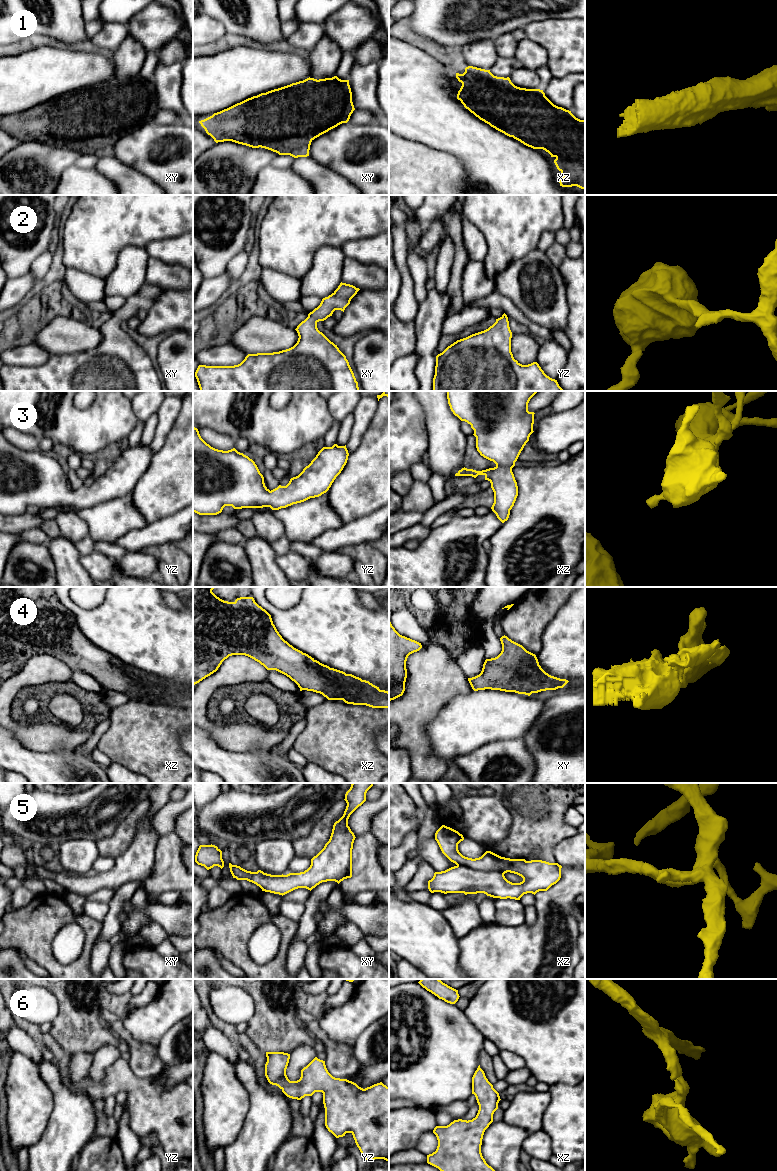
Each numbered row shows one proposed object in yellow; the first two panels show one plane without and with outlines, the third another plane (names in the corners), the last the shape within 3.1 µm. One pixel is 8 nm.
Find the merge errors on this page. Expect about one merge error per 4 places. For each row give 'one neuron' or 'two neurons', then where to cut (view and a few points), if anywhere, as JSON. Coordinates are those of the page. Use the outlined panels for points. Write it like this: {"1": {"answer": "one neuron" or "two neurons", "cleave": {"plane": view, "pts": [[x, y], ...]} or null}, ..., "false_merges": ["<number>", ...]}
{"1": {"answer": "one neuron", "cleave": null}, "2": {"answer": "one neuron", "cleave": null}, "3": {"answer": "one neuron", "cleave": null}, "4": {"answer": "one neuron", "cleave": null}, "5": {"answer": "one neuron", "cleave": null}, "6": {"answer": "one neuron", "cleave": null}, "false_merges": []}

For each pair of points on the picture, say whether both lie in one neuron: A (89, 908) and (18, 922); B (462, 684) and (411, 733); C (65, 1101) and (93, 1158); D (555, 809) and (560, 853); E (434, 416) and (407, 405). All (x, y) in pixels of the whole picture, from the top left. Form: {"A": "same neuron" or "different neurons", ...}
{"A": "different neurons", "B": "same neuron", "C": "different neurons", "D": "different neurons", "E": "different neurons"}

